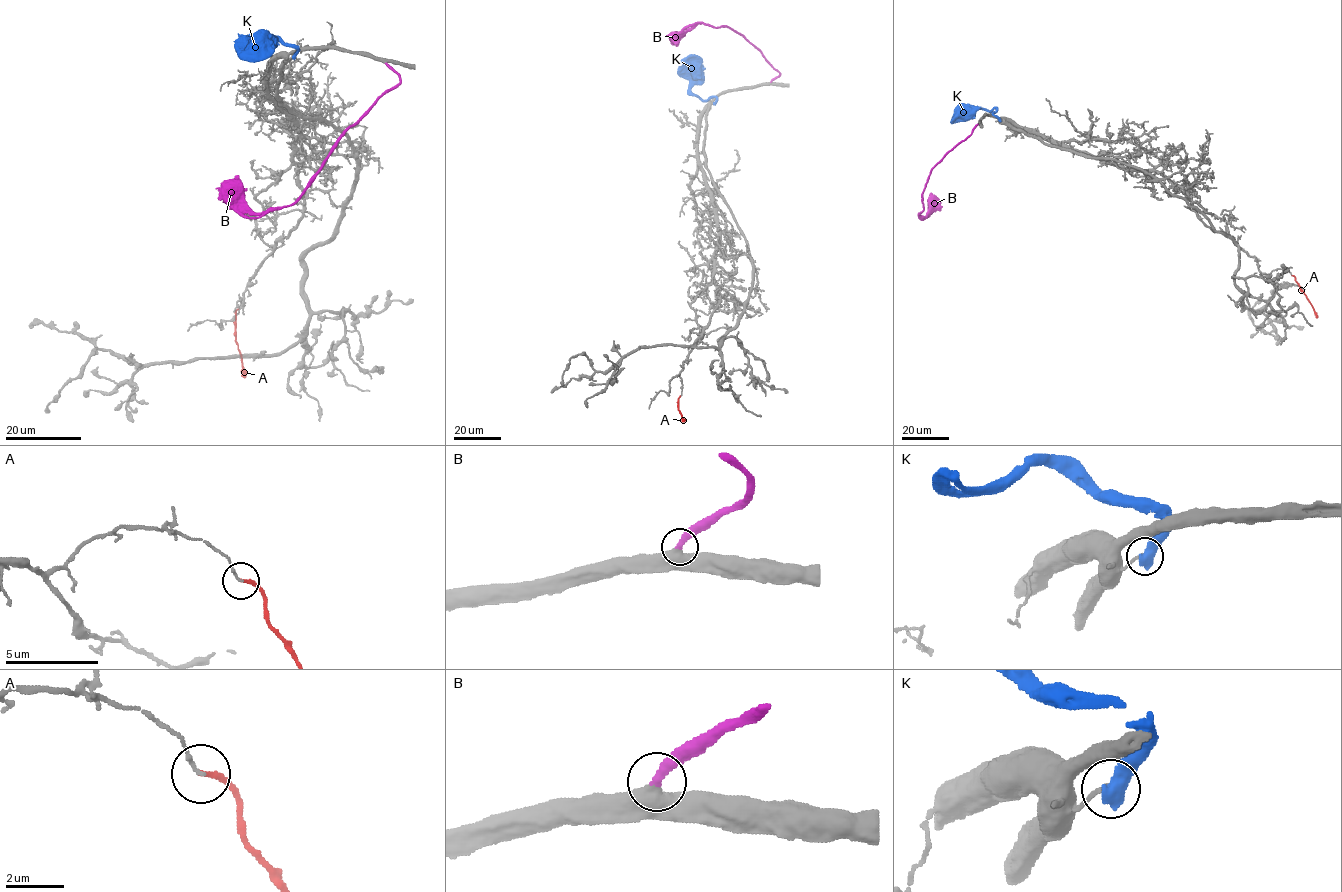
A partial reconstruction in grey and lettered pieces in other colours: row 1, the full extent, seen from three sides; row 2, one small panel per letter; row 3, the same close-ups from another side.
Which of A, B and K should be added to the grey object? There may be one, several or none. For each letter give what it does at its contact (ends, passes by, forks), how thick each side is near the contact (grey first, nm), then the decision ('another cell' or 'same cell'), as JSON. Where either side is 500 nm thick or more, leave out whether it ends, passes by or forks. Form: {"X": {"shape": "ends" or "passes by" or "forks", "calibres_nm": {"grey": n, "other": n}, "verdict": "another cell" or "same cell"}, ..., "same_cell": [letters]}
{"A": {"shape": "ends", "calibres_nm": {"grey": 90, "other": 170}, "verdict": "another cell"}, "B": {"calibres_nm": {"grey": 550, "other": 300}, "verdict": "same cell"}, "K": {"calibres_nm": {"grey": 150, "other": 650}, "verdict": "another cell"}, "same_cell": ["B"]}

